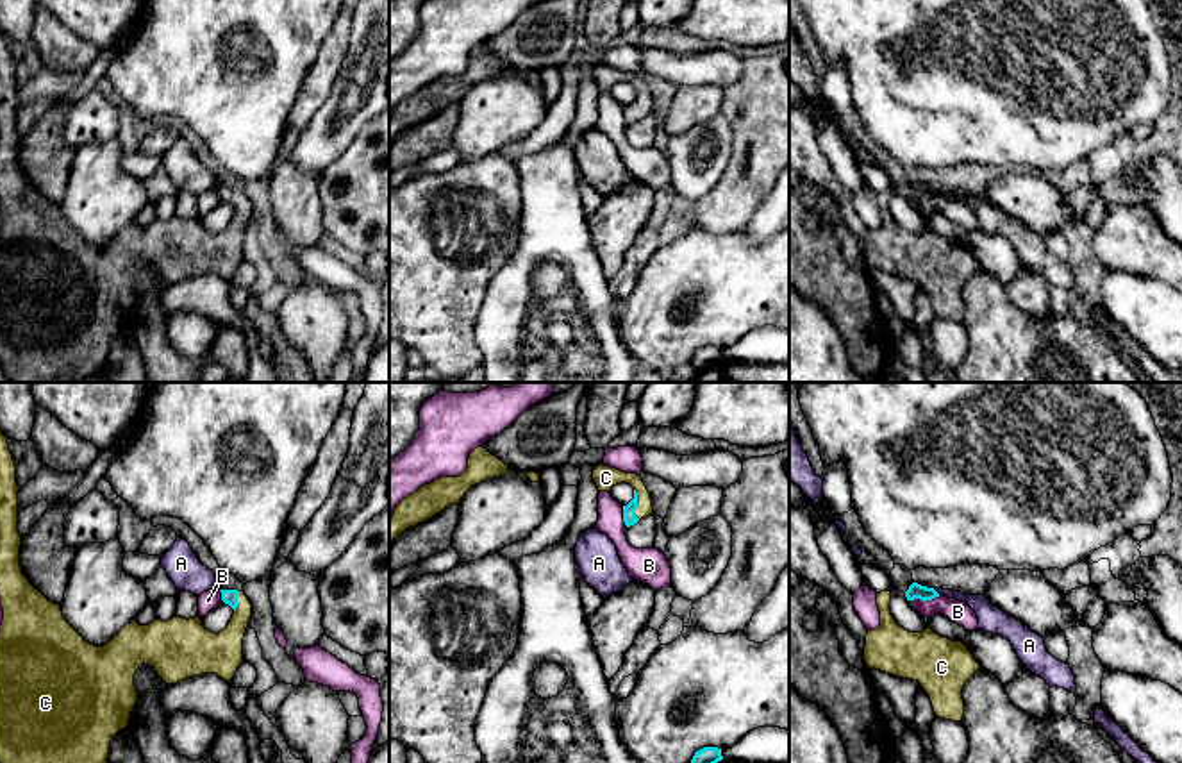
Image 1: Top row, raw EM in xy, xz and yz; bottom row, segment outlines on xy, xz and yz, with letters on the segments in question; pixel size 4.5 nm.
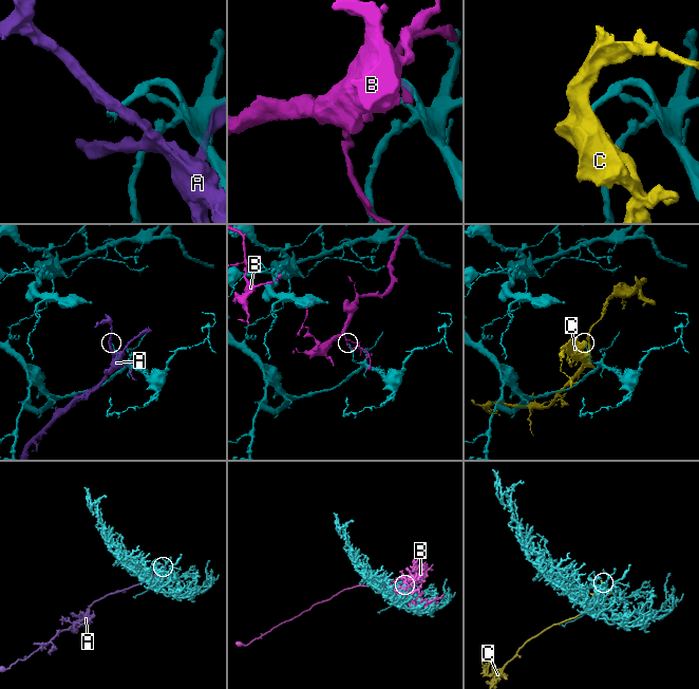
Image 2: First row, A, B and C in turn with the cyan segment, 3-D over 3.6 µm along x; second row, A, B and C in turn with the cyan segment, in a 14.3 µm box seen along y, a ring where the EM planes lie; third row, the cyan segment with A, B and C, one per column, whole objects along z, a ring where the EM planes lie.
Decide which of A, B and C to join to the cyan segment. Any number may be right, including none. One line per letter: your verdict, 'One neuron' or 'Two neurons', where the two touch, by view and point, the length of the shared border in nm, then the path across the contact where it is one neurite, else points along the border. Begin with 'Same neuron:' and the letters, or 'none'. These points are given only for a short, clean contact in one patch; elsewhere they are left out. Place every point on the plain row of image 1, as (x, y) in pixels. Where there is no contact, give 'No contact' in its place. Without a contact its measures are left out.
Same neuron: none
A: Two neurons. Touches cyan at yz (934, 190). Shared border 50 nm
B: Two neurons. Touches cyan at yz (923, 199). Shared border 150 nm
C: Two neurons. Touches cyan at xz (636, 104). Shared border 150 nm

